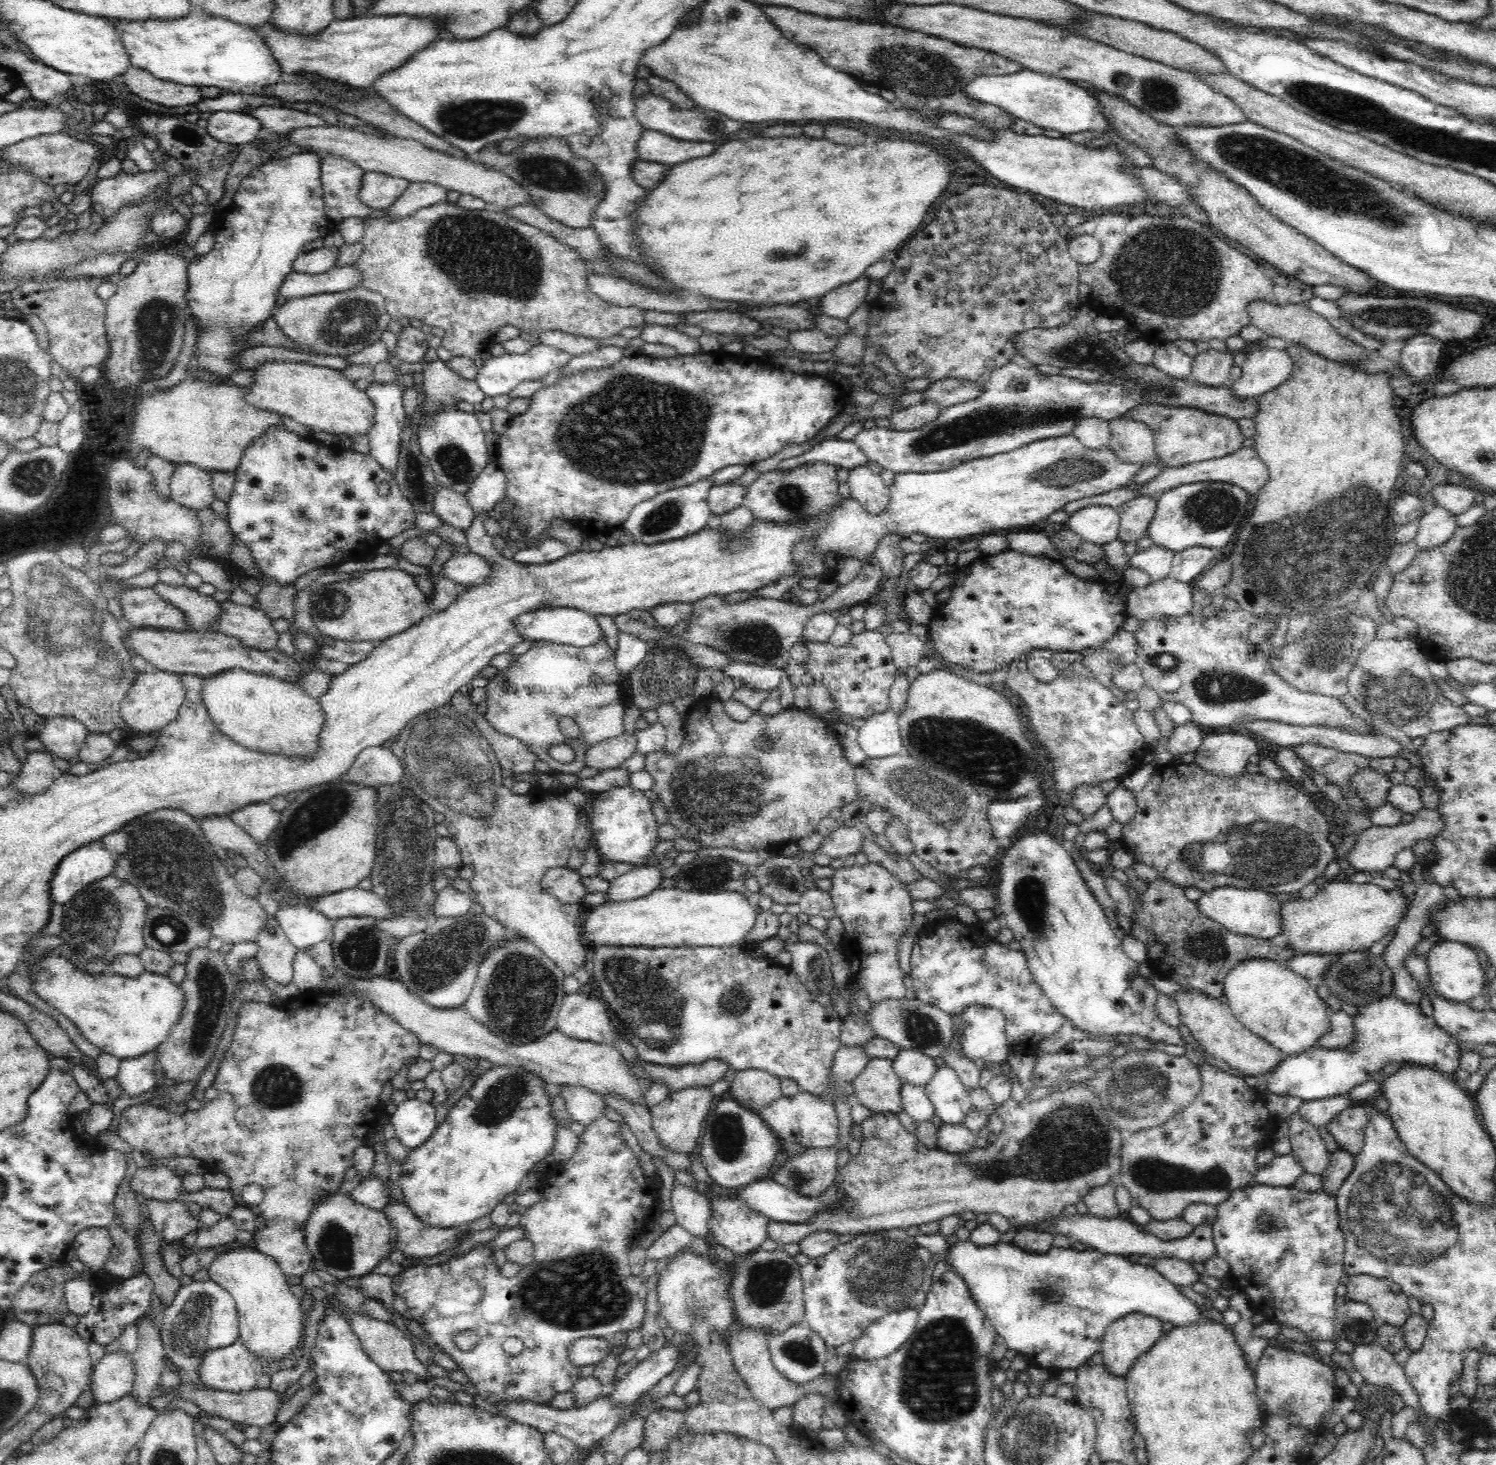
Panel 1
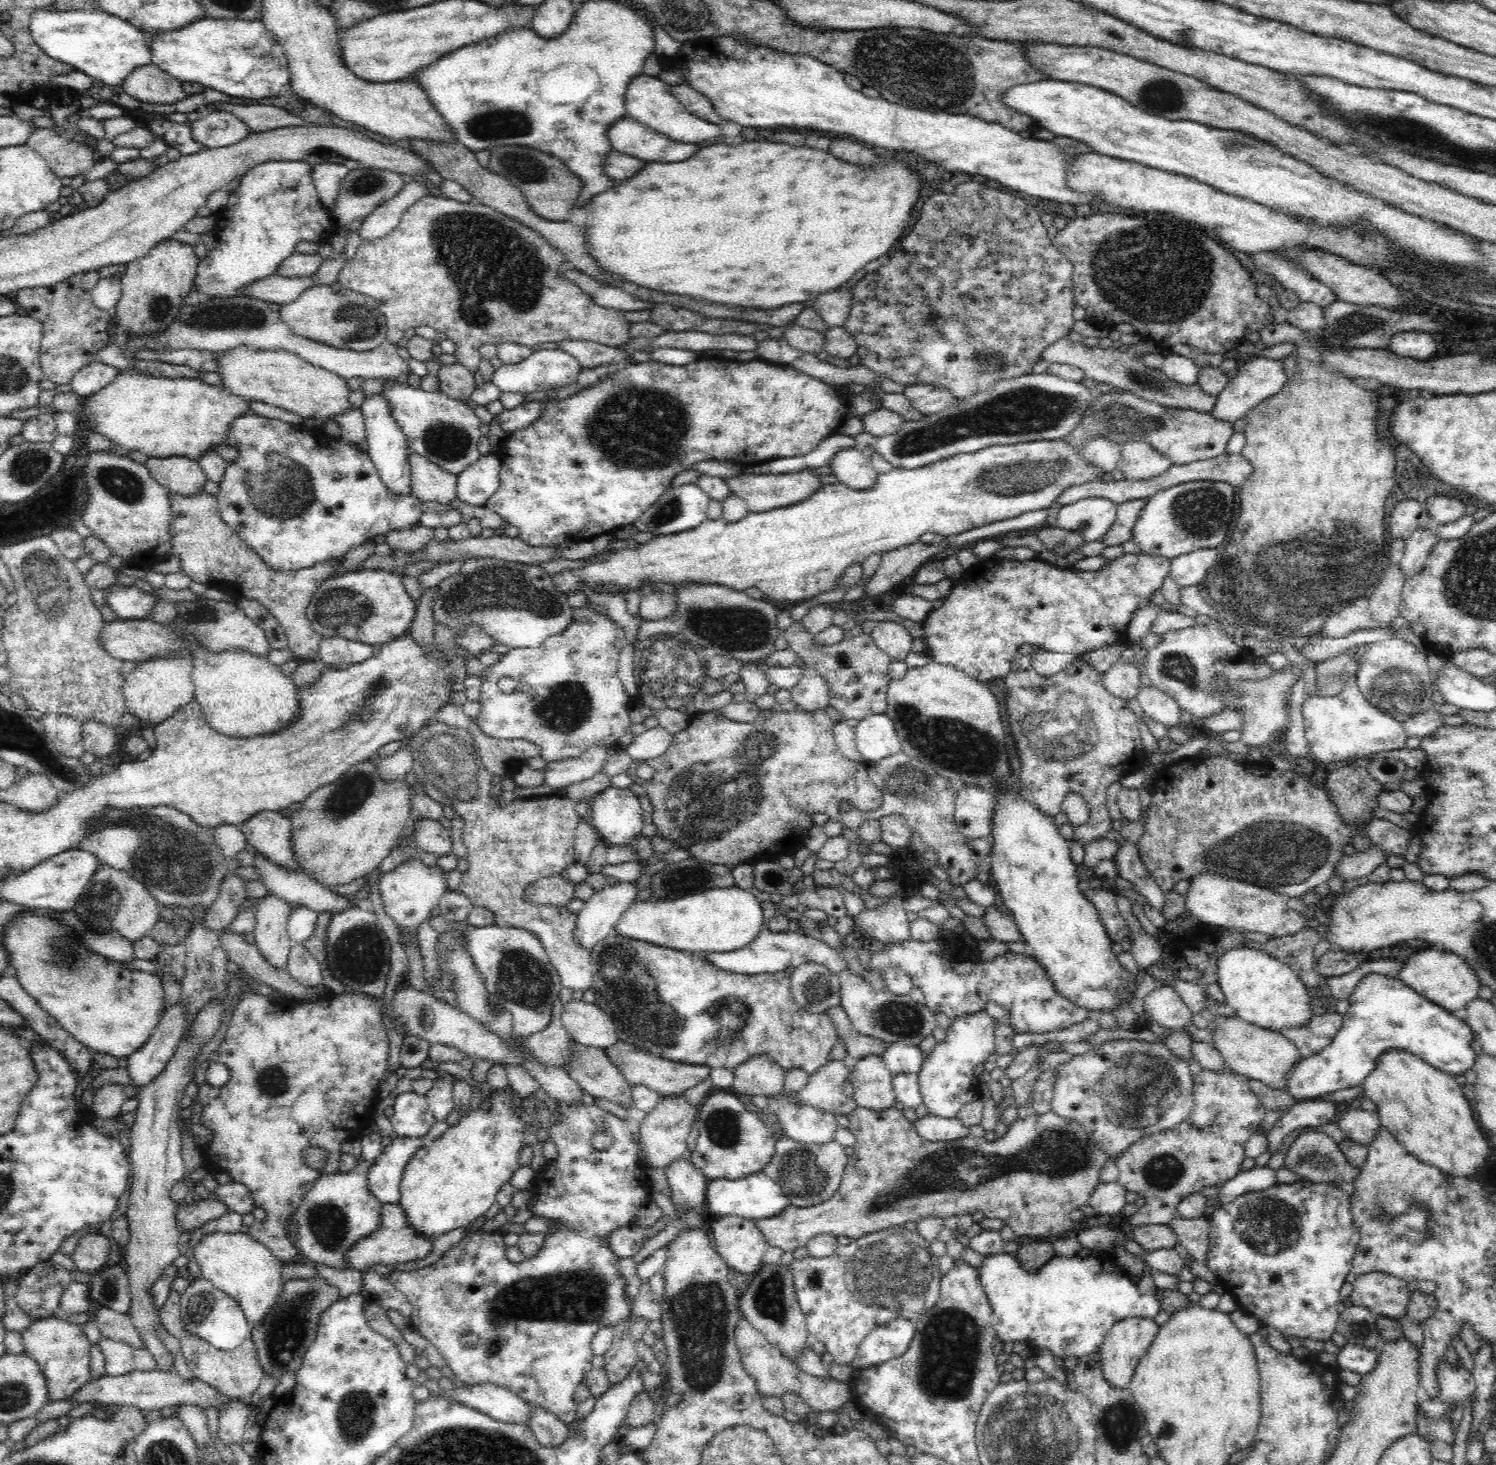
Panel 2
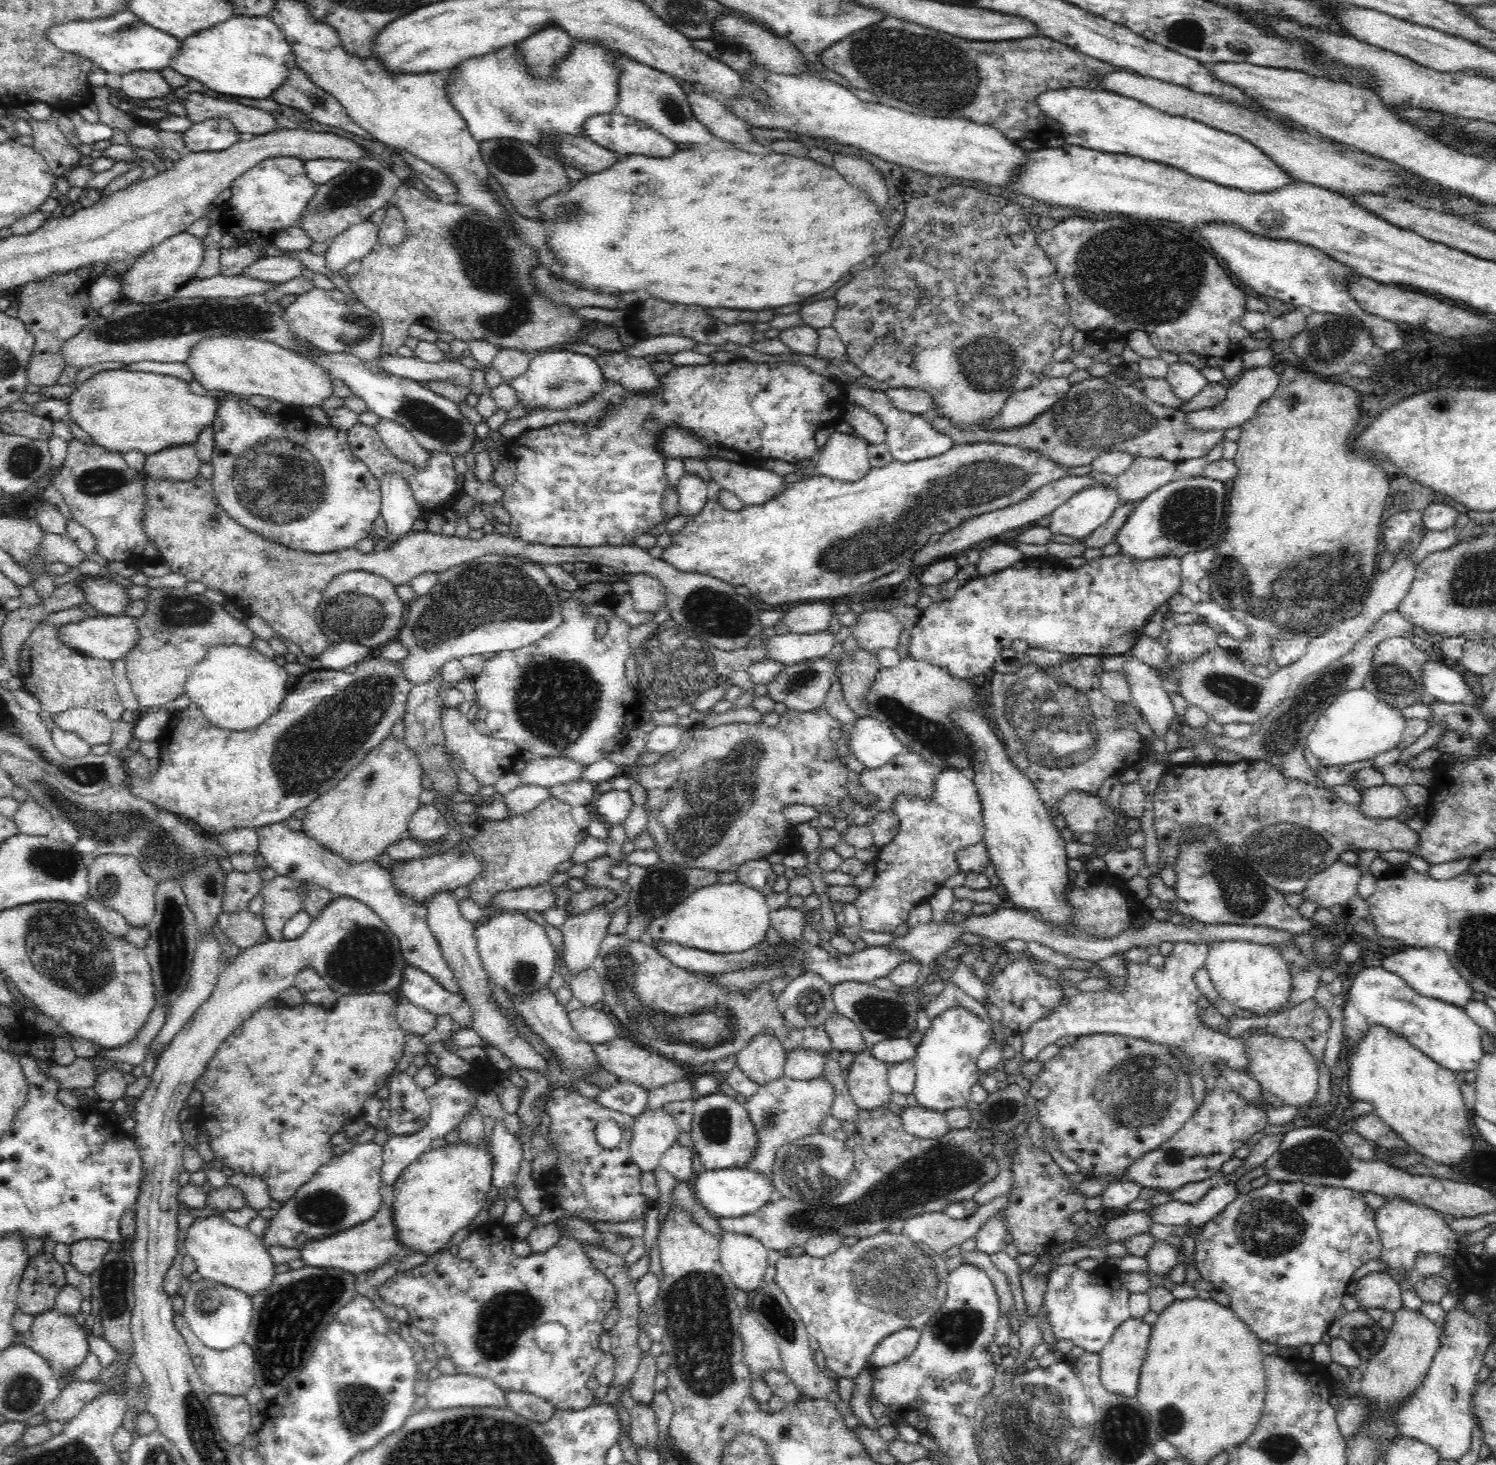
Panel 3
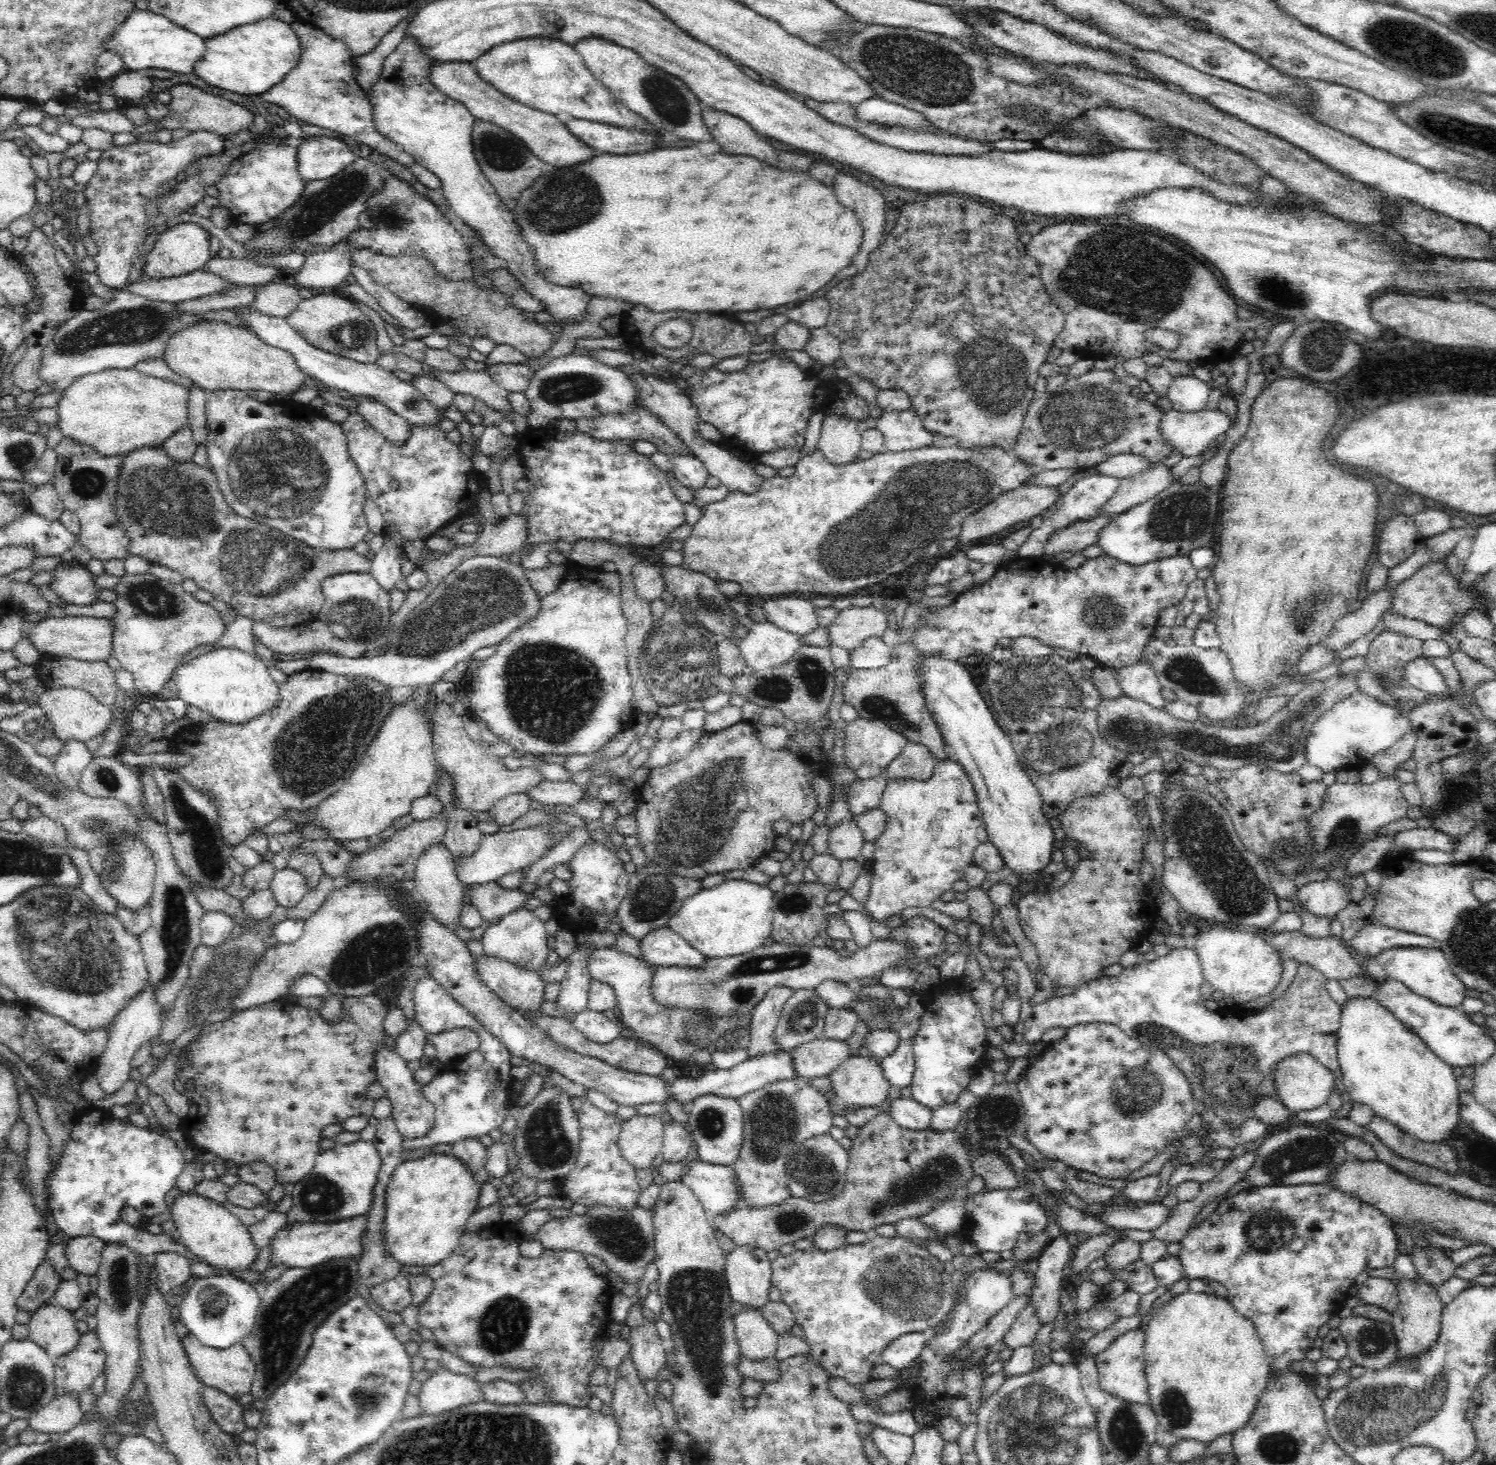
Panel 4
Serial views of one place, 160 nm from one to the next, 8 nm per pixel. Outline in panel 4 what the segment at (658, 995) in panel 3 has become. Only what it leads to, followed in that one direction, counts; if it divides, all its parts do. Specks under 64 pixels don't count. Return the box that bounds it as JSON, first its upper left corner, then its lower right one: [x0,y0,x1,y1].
[587,946,751,1060]

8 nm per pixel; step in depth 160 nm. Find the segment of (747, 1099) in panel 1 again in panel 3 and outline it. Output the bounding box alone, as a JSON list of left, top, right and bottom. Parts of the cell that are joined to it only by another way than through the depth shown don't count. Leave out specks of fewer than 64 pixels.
[737,1028,786,1086]

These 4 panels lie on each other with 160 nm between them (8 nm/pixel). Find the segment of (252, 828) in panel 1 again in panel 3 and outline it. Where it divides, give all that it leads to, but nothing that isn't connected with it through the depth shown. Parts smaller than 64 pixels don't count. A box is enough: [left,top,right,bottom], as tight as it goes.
[256,823,463,998]

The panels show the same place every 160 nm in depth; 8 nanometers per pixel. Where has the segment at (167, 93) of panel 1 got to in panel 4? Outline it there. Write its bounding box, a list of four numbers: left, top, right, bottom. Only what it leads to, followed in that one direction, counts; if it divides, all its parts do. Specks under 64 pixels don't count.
[109,70,152,103]

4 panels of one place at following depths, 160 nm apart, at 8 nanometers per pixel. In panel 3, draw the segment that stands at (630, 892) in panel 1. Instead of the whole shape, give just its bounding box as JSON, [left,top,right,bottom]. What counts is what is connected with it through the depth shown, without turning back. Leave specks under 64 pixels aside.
[559,905,610,976]

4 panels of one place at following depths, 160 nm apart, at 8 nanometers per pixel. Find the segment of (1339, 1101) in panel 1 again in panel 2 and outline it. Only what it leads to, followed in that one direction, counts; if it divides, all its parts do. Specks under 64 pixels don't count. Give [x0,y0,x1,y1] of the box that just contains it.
[1266,1100,1337,1152]

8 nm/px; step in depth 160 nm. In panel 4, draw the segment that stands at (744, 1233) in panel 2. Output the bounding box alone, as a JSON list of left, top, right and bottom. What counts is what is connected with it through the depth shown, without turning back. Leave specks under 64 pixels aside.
[725,1246,771,1312]

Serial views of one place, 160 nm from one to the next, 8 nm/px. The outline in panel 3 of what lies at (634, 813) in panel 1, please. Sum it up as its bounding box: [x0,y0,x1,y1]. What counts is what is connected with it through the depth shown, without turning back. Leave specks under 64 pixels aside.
[591,789,632,827]

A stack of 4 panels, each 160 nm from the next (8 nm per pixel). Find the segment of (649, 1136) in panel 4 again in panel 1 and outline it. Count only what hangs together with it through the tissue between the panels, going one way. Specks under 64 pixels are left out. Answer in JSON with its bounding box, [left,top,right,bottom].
[649,1087,717,1153]

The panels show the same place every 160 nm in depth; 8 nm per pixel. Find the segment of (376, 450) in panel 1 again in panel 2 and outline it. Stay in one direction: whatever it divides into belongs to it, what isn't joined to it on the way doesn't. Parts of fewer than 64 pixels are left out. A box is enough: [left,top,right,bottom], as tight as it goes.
[361,394,413,496]

